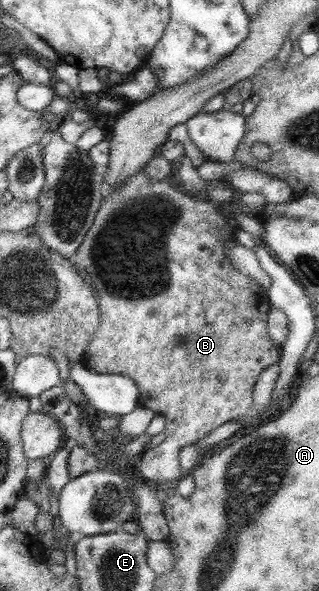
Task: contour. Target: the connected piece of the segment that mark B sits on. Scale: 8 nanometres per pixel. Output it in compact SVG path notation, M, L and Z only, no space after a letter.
M140 167L140 170L127 177L124 184L119 184L112 190L107 190L79 247L73 255L67 258L75 267L85 269L85 275L89 277L95 293L97 293L99 322L97 323L97 330L91 335L89 346L83 351L82 365L91 372L129 377L138 390L136 407L144 407L149 411L153 411L154 415L160 415L163 419L162 432L165 438L157 446L145 449L139 461L140 469L137 469L137 474L153 487L173 486L184 475L180 471L178 461L179 451L182 447L197 444L198 440L206 437L215 427L219 427L222 423L227 423L232 419L240 418L248 412L253 401L252 390L257 376L269 365L277 364L281 355L280 348L273 345L266 333L266 318L270 309L266 291L260 289L253 280L250 280L236 267L233 267L220 242L222 241L222 233L224 233L224 237L234 237L235 228L235 225L226 223L223 215L219 215L213 209L213 205L209 205L205 201L195 201L195 199L187 197L186 193L179 193L179 191L171 189L171 186L162 179L149 179L145 175L144 167Z

